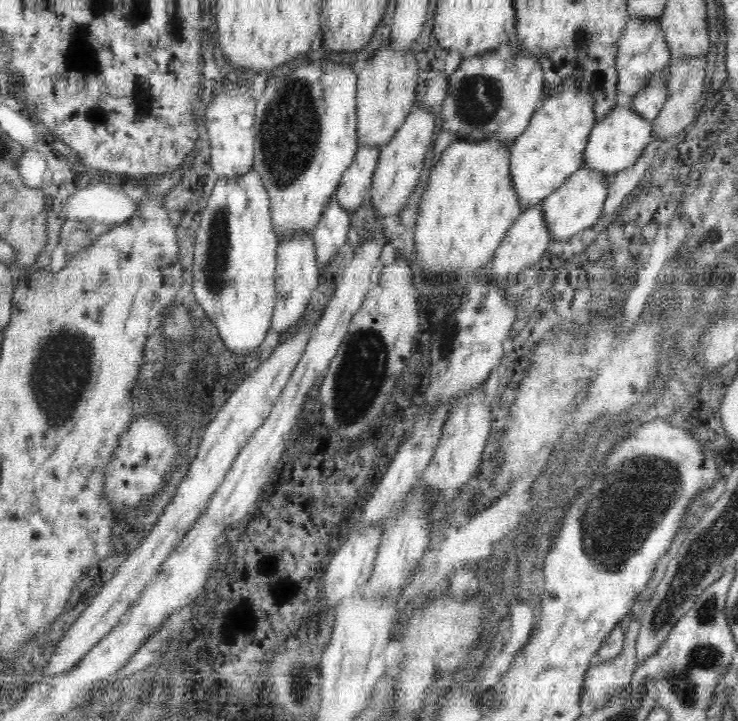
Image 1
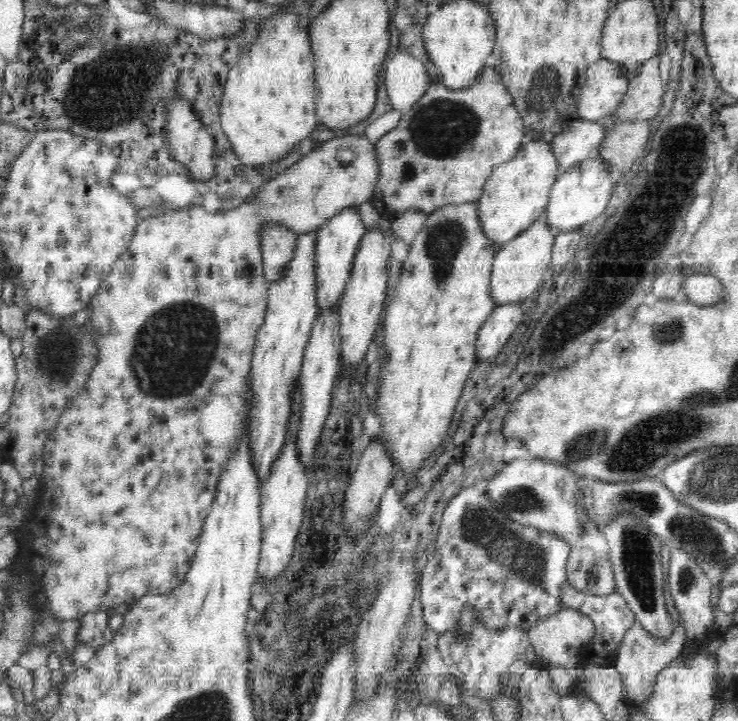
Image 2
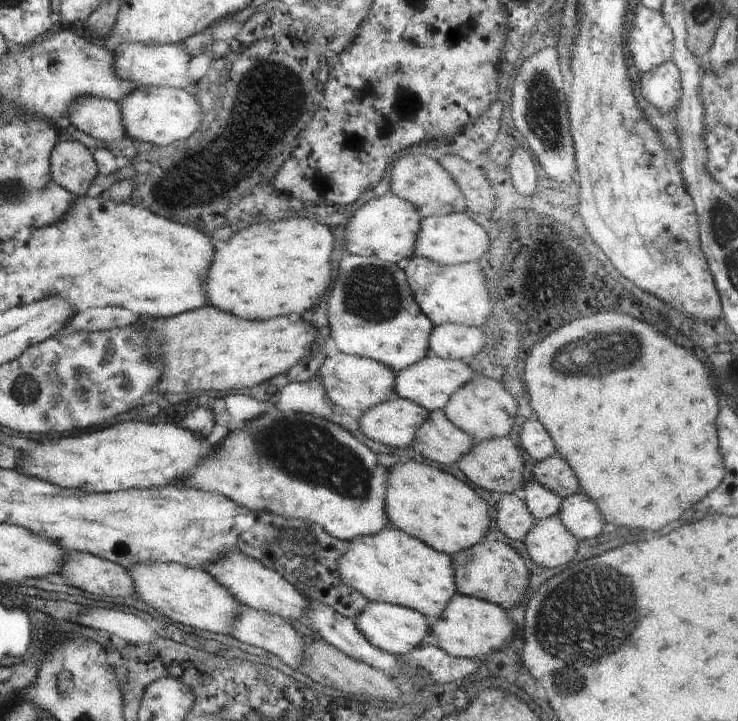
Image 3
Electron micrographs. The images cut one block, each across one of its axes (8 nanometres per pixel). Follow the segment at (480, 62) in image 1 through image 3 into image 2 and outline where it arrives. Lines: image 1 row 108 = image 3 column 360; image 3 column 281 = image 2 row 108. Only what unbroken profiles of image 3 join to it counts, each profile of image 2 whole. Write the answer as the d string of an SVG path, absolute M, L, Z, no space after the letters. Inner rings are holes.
M488 65L482 69L479 74L479 79L468 88L462 88L458 90L450 90L446 88L442 83L432 82L428 87L428 90L424 93L424 96L414 103L414 106L405 112L401 121L391 131L381 137L375 144L375 151L377 152L378 161L378 180L376 188L374 189L372 198L369 200L373 207L381 215L382 219L392 222L395 218L395 214L398 212L404 212L404 210L421 210L426 215L432 214L436 208L440 206L446 206L446 204L464 204L464 203L476 203L482 194L484 184L490 175L493 168L498 164L502 164L507 160L510 160L515 154L518 148L520 148L526 139L526 128L523 125L522 117L519 115L518 109L513 105L513 98L504 86L501 76L497 73L495 65Z

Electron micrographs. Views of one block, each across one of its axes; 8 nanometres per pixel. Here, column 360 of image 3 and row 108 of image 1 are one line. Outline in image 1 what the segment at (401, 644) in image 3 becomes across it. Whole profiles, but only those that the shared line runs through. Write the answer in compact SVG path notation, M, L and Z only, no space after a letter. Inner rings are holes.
M618 103L601 119L598 119L590 132L584 150L584 165L611 178L615 172L632 166L642 151L653 139L651 121L644 119L631 108L630 103Z

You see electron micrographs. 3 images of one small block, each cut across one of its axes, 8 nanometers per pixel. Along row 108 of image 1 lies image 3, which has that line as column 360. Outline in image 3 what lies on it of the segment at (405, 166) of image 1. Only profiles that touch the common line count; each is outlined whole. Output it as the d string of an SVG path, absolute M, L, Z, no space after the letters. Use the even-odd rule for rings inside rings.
M392 392L384 402L367 408L359 415L362 434L370 440L405 448L411 446L418 427L429 410Z

